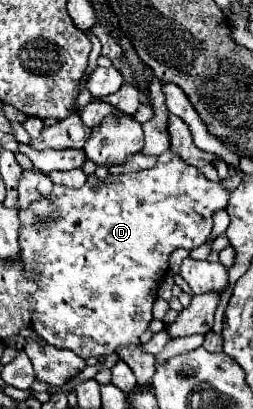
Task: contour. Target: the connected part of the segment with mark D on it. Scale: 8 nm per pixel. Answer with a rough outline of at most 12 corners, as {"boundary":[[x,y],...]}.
{"boundary":[[172,155],[18,211],[32,327],[140,345],[230,191]]}

